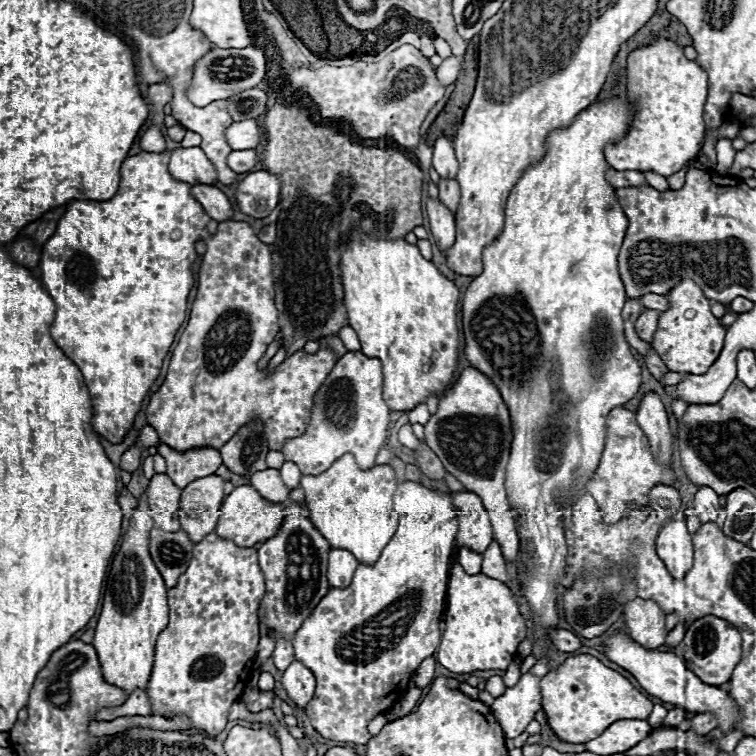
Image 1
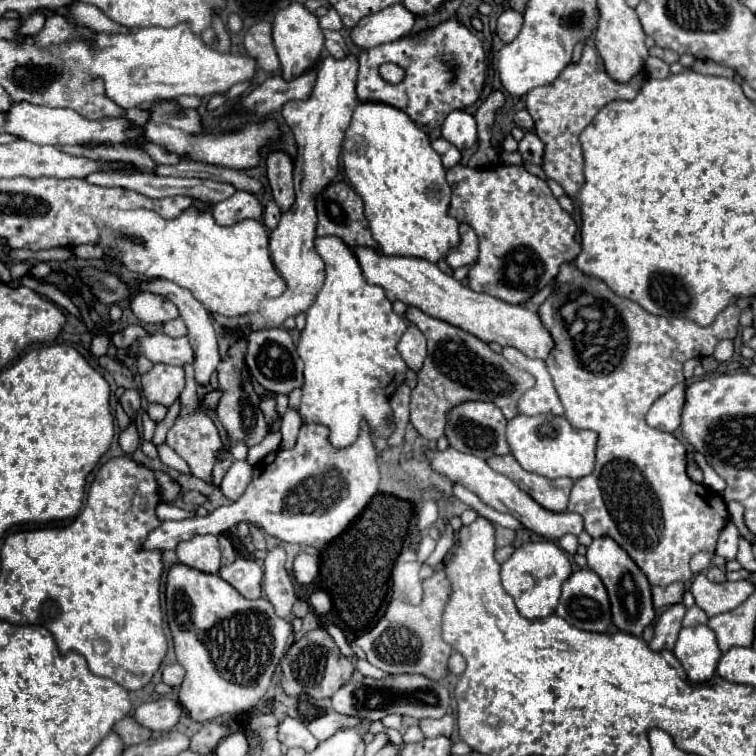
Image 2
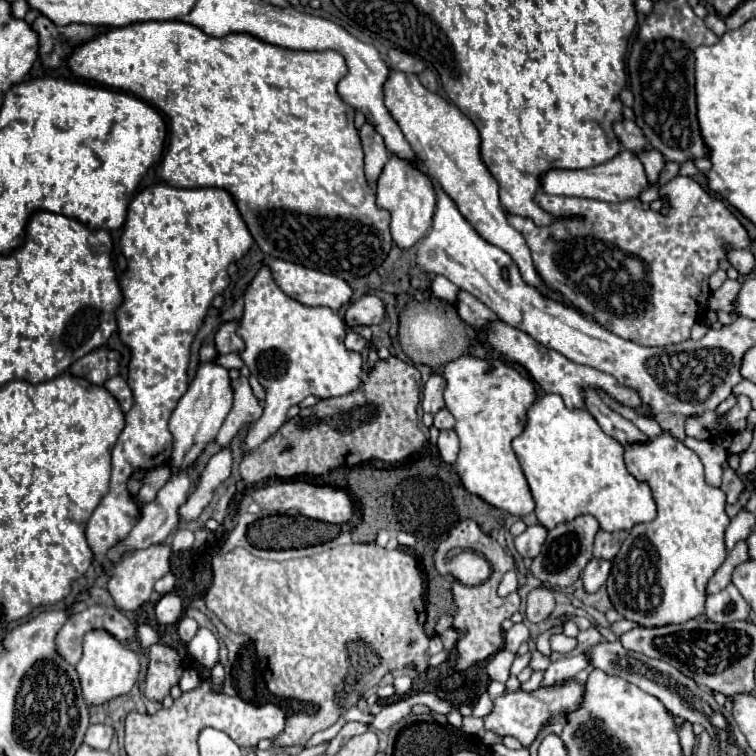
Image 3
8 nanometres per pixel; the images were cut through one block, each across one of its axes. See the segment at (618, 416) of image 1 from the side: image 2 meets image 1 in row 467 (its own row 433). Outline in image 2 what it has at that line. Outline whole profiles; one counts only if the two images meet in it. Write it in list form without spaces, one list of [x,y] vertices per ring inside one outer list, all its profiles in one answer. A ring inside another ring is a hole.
[[[564,264],[560,268],[560,274],[556,276],[554,280],[554,292],[546,298],[546,302],[538,308],[538,314],[544,322],[544,326],[550,330],[550,334],[554,336],[556,340],[556,348],[550,352],[548,360],[546,360],[546,366],[548,366],[548,372],[554,380],[554,388],[564,404],[564,410],[566,410],[566,418],[568,422],[574,426],[574,428],[582,428],[582,430],[596,430],[598,432],[598,450],[596,450],[596,468],[592,474],[584,476],[584,478],[578,478],[572,486],[572,494],[570,494],[570,504],[568,504],[568,510],[570,512],[578,512],[582,518],[584,518],[584,530],[592,536],[592,538],[602,538],[602,536],[610,536],[612,540],[618,542],[618,546],[638,564],[638,568],[646,574],[648,582],[652,586],[668,586],[672,582],[688,582],[690,580],[690,558],[696,554],[696,552],[708,552],[708,554],[714,554],[716,552],[716,542],[718,542],[718,536],[722,532],[722,528],[728,524],[728,510],[726,510],[726,502],[722,500],[722,496],[716,492],[712,492],[708,486],[704,484],[698,484],[694,482],[688,472],[686,472],[686,448],[684,444],[674,436],[674,434],[666,434],[666,432],[660,432],[660,430],[654,430],[646,424],[646,413],[648,408],[660,398],[664,396],[672,386],[684,382],[684,376],[682,376],[682,364],[688,360],[688,358],[702,358],[702,356],[712,356],[714,352],[714,346],[724,340],[724,338],[730,338],[734,340],[734,336],[738,334],[738,318],[740,318],[740,310],[736,304],[724,308],[716,320],[710,324],[710,326],[698,326],[696,322],[688,320],[688,318],[664,318],[664,316],[654,316],[654,314],[648,314],[640,304],[628,300],[628,298],[620,298],[616,296],[600,278],[594,278],[594,276],[586,276],[582,272],[578,272],[572,264]]]

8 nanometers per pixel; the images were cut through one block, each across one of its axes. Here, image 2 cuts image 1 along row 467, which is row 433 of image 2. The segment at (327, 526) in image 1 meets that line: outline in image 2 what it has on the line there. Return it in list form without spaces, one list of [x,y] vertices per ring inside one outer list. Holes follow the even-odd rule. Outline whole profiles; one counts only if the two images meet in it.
[[[322,236],[316,238],[314,244],[316,252],[326,262],[326,280],[316,294],[314,304],[306,310],[306,328],[300,332],[298,340],[298,354],[304,360],[304,394],[300,404],[302,420],[306,424],[318,422],[328,426],[330,442],[336,448],[350,446],[356,440],[360,432],[360,420],[366,420],[374,428],[374,436],[388,438],[394,430],[394,424],[386,422],[388,418],[392,418],[388,396],[404,382],[406,370],[406,364],[402,364],[402,356],[398,354],[396,344],[408,328],[408,322],[404,316],[398,316],[392,310],[392,302],[386,298],[380,286],[370,286],[364,280],[352,248],[348,248],[342,238]]]

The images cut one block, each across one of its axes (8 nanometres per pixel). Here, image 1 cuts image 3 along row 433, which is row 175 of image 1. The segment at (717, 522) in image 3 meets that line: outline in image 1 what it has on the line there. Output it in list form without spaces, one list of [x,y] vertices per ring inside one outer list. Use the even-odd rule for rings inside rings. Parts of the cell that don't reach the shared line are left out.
[[[658,38],[652,44],[640,46],[632,50],[626,58],[626,66],[620,68],[620,96],[626,98],[632,106],[632,122],[622,136],[614,144],[604,146],[604,158],[614,170],[654,170],[662,176],[670,176],[680,170],[684,164],[694,160],[704,142],[704,102],[706,102],[706,88],[708,76],[704,70],[684,56],[684,48],[668,38]]]

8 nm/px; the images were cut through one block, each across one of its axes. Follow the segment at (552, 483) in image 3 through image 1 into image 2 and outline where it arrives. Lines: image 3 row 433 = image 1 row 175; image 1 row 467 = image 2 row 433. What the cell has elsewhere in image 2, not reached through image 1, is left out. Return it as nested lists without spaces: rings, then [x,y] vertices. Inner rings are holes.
[[[518,414],[508,422],[508,444],[518,464],[534,474],[546,478],[582,478],[594,470],[598,434],[592,430],[576,430],[564,416]]]

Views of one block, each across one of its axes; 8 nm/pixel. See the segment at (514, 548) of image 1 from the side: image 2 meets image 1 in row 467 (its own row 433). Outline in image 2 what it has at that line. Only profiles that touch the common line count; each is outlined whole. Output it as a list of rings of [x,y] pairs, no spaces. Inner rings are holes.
[[[468,400],[468,402],[462,402],[460,406],[454,406],[452,410],[448,410],[444,436],[448,438],[448,444],[454,450],[474,454],[482,460],[488,460],[492,456],[504,456],[510,452],[510,446],[506,440],[506,418],[500,412],[500,408],[494,406],[492,402]]]

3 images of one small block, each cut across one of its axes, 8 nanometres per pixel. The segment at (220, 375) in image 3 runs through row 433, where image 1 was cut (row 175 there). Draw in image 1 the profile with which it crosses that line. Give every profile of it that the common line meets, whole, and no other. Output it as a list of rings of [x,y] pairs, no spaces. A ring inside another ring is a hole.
[[[194,146],[194,148],[178,148],[170,156],[168,172],[174,180],[186,182],[186,184],[214,184],[218,180],[214,164],[206,158],[206,154]]]

